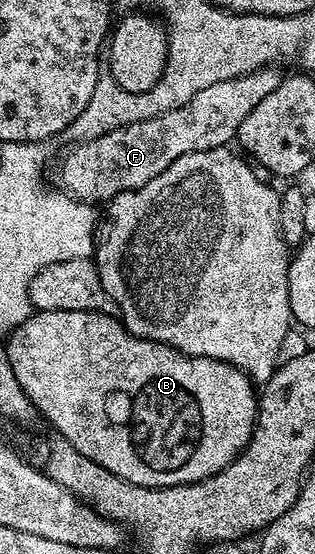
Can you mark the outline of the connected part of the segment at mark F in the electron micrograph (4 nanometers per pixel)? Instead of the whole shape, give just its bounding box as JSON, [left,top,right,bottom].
[59,67,284,203]

